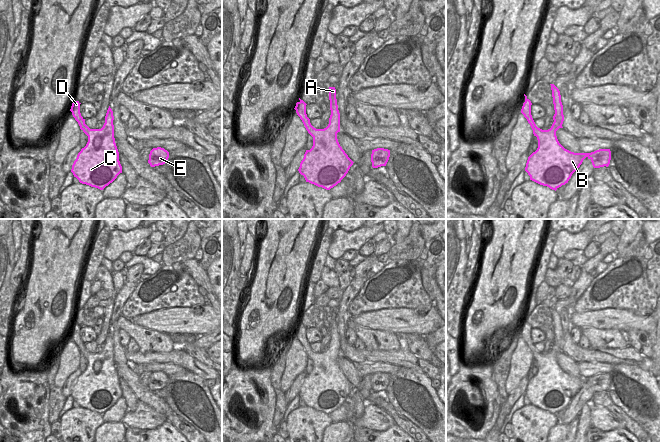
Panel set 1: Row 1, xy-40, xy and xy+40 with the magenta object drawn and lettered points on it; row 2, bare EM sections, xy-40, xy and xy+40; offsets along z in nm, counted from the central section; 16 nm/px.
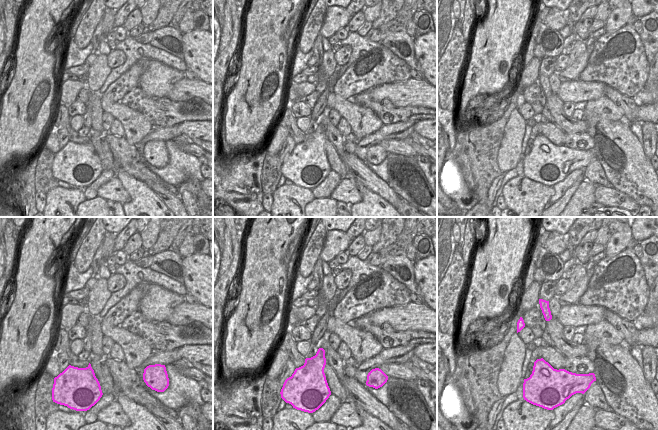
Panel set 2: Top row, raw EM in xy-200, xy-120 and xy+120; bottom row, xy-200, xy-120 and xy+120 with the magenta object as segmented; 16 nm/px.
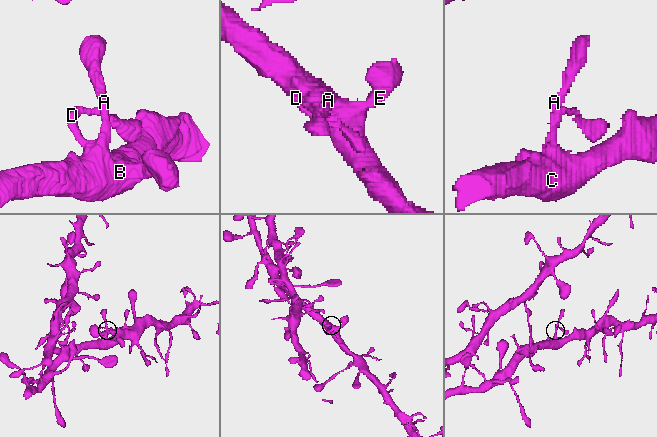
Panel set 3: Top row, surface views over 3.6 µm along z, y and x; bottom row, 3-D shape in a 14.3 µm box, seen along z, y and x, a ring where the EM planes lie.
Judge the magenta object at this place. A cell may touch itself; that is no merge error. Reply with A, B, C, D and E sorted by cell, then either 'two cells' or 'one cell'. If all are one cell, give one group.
groups A B C D E; one cell

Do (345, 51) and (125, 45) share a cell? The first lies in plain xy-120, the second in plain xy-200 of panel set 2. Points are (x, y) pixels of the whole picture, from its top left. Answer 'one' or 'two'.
two

